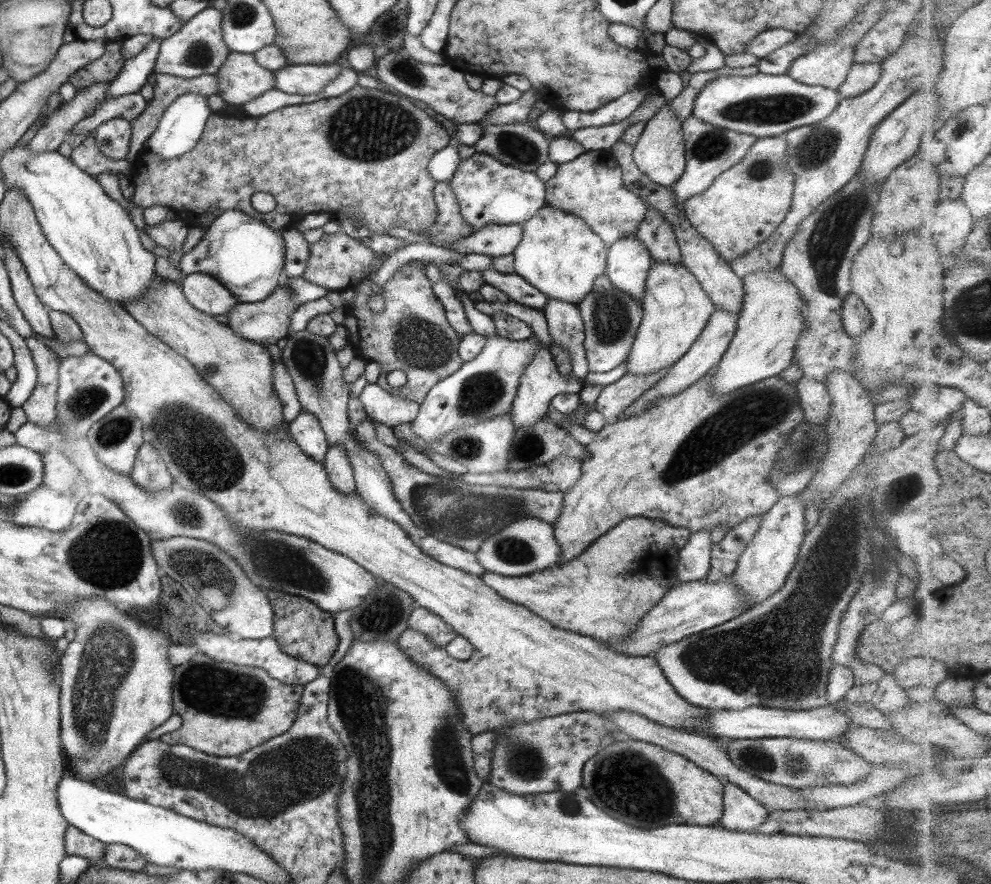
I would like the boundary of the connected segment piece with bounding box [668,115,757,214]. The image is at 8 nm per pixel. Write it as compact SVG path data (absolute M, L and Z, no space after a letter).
M689 115L682 122L683 146L685 155L685 166L683 174L677 182L668 189L676 196L678 211L684 214L682 206L690 197L705 190L711 181L719 176L726 168L733 166L747 152L747 149L757 140L748 134L739 134L712 124L699 120L696 116Z

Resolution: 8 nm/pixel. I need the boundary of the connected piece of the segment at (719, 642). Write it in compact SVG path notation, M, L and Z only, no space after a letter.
M898 421L878 425L870 450L852 476L830 496L817 524L804 534L797 562L777 592L718 628L666 644L649 654L687 704L721 710L748 706L809 710L827 704L827 673L833 666L830 654L837 627L858 587L859 575L870 563L870 454L895 448L904 438Z

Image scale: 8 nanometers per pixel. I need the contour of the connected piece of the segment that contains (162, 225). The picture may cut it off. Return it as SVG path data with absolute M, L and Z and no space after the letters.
M162 220L157 224L145 225L142 231L143 239L151 239L156 246L168 248L170 256L167 256L173 267L178 268L178 262L183 252L180 252L180 246L187 234L187 226L180 221Z

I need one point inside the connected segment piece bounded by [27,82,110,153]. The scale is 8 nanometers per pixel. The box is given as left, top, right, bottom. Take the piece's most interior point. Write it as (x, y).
(58, 124)

